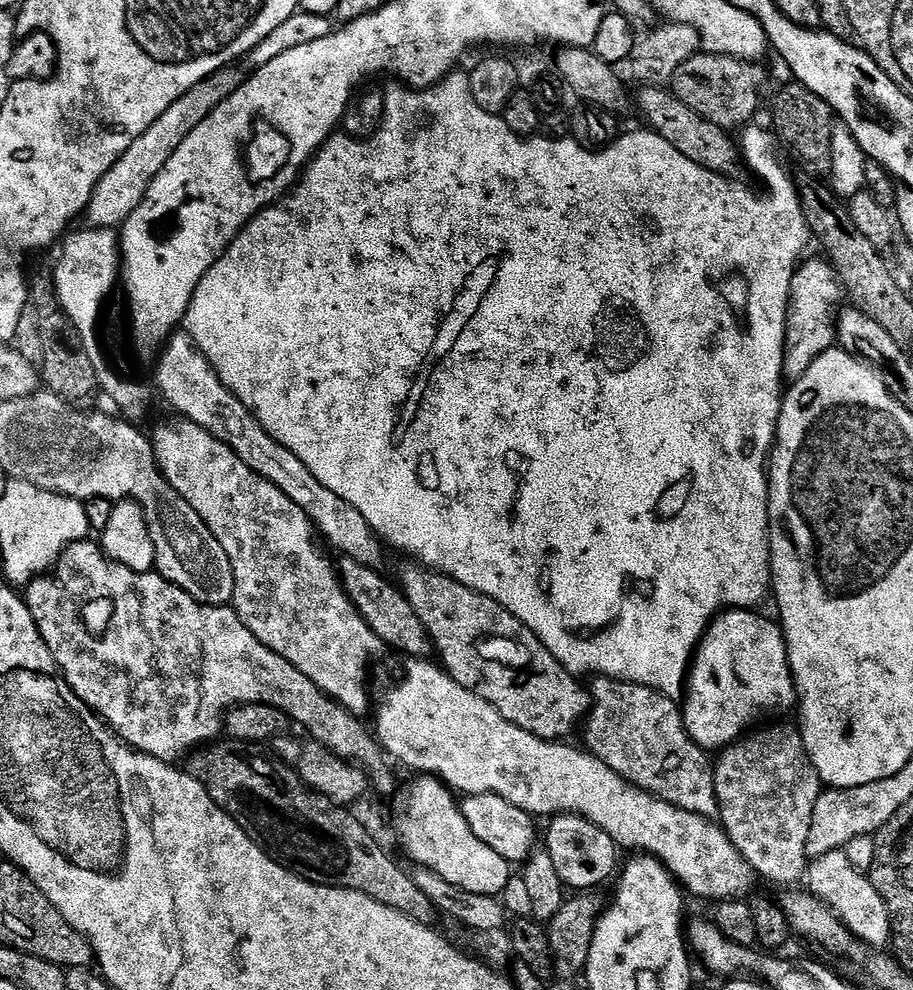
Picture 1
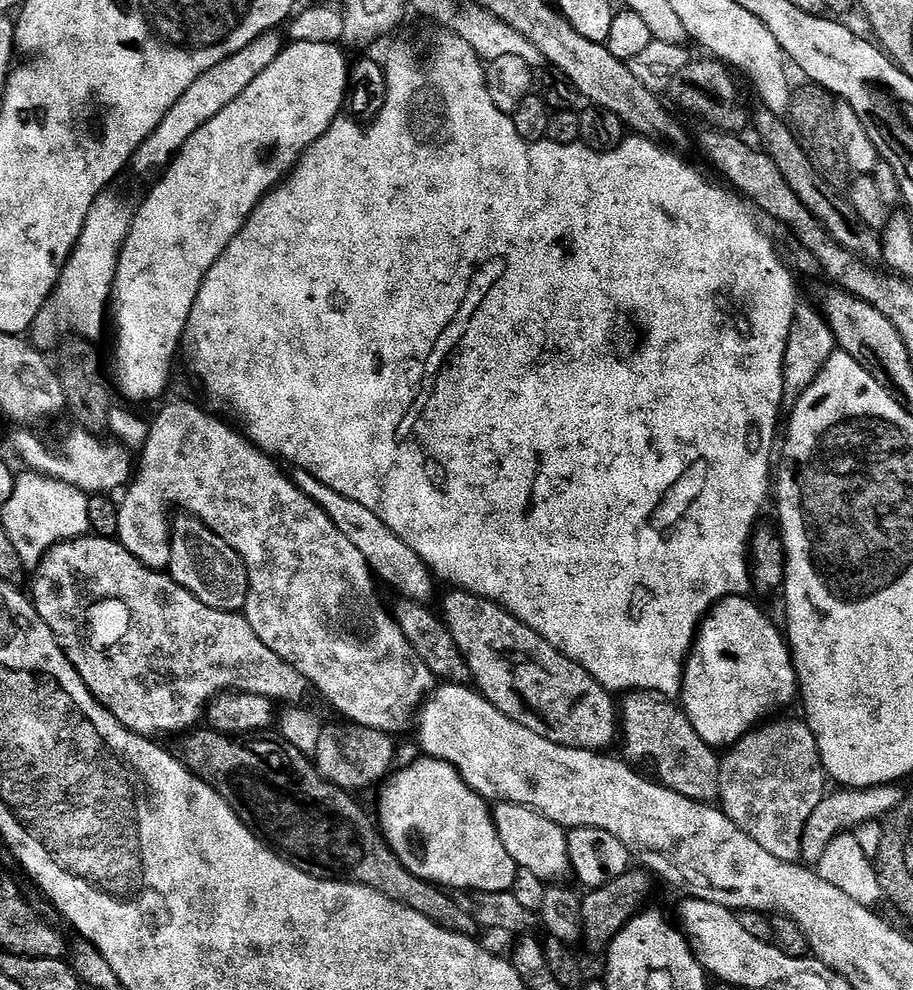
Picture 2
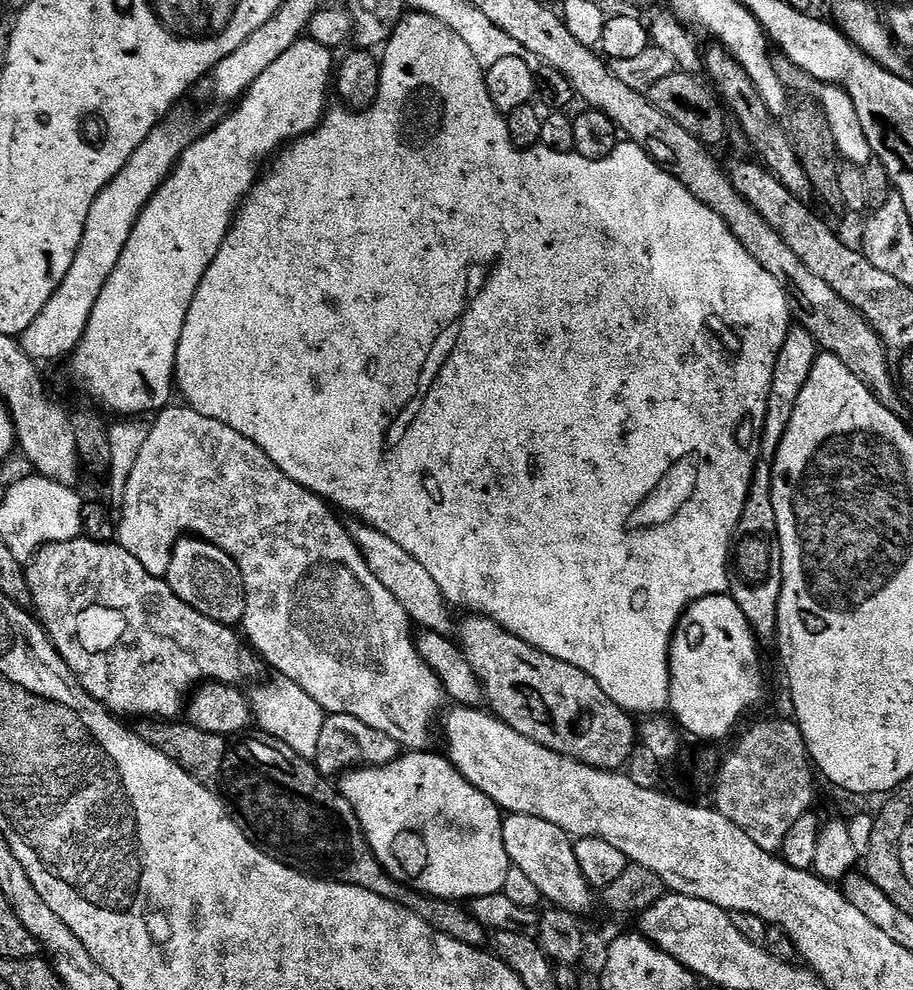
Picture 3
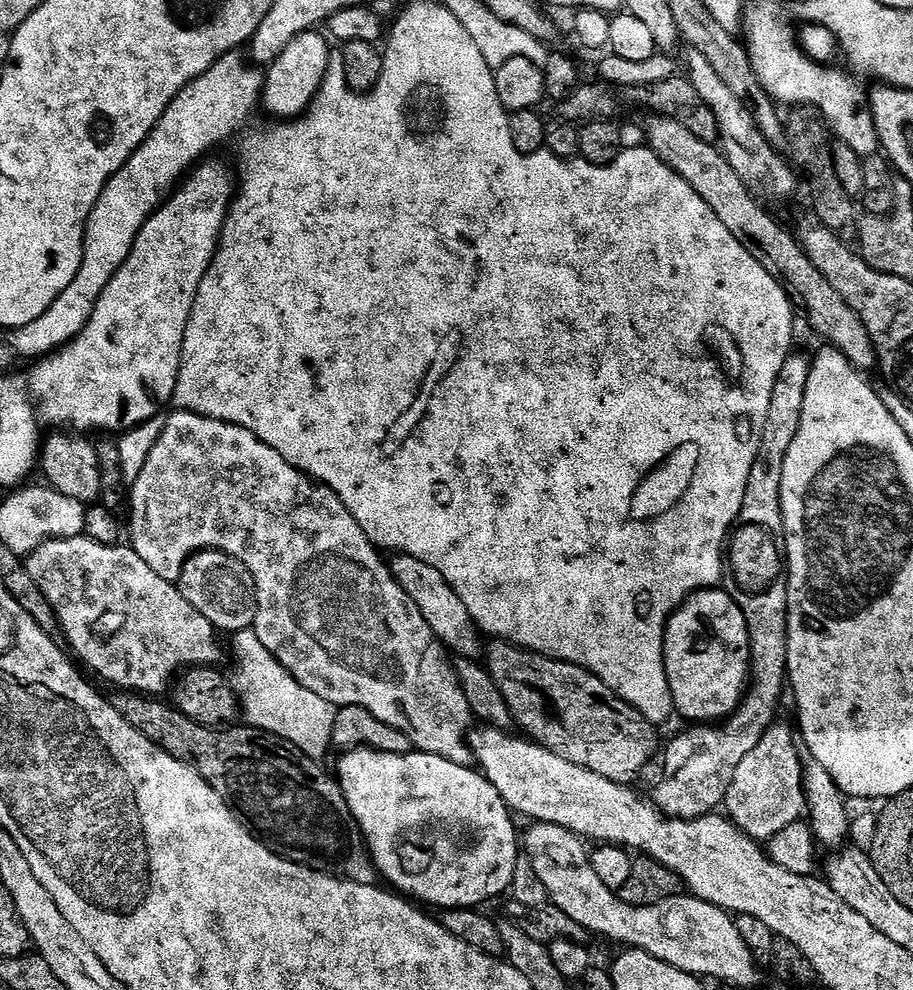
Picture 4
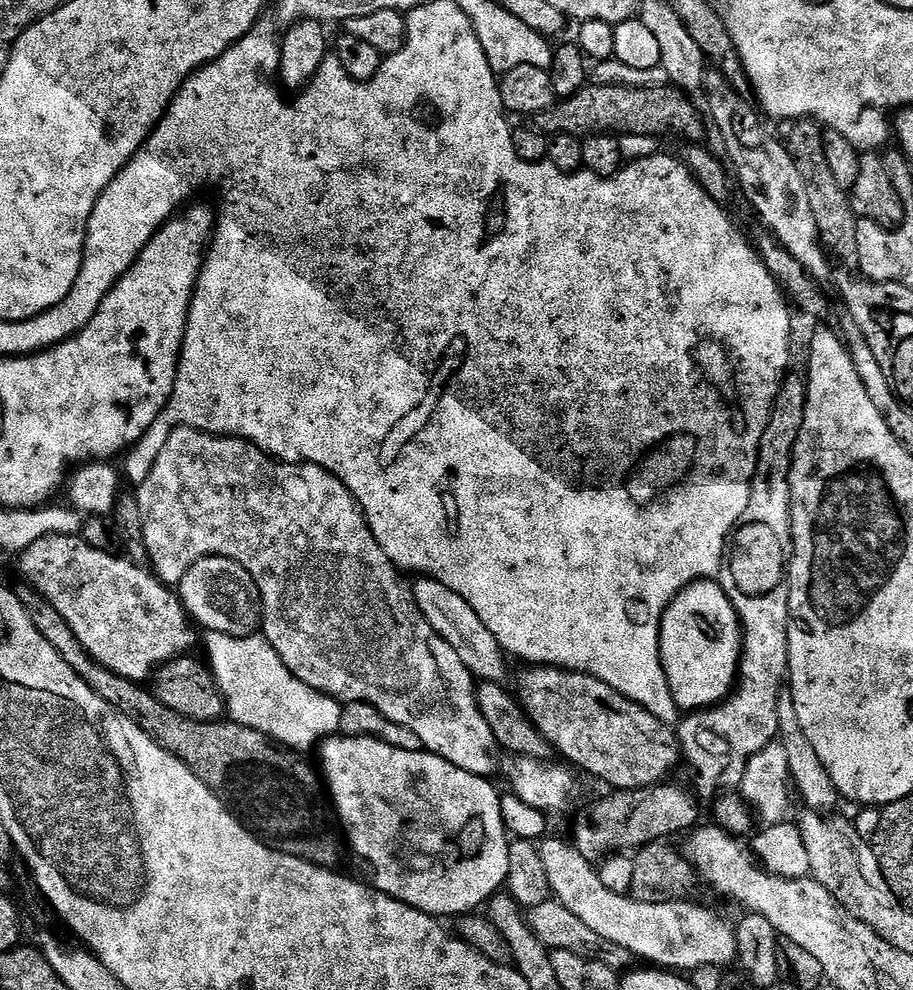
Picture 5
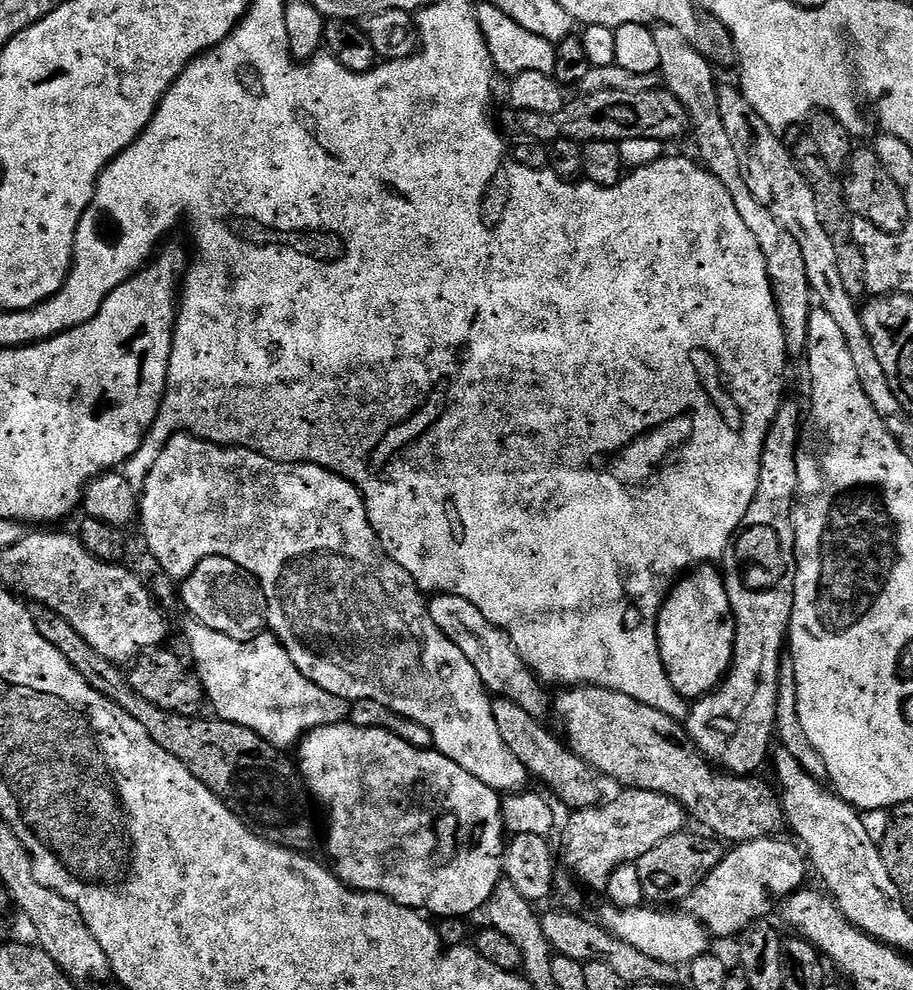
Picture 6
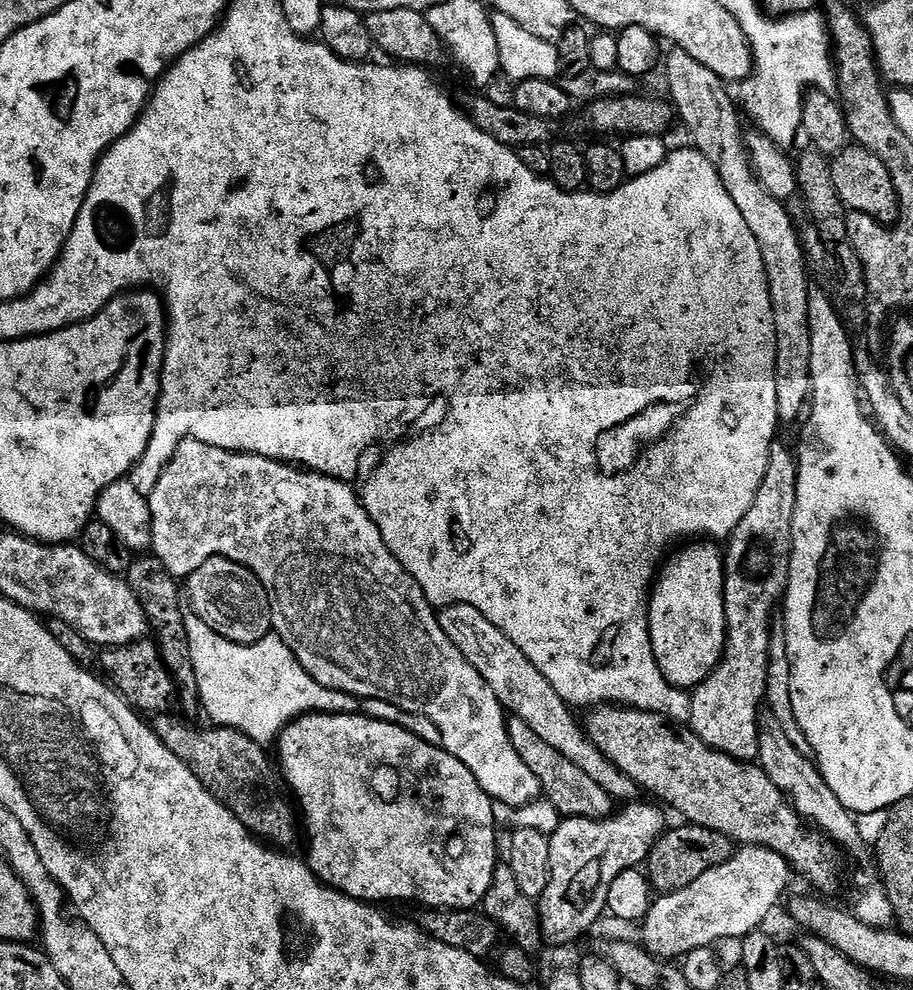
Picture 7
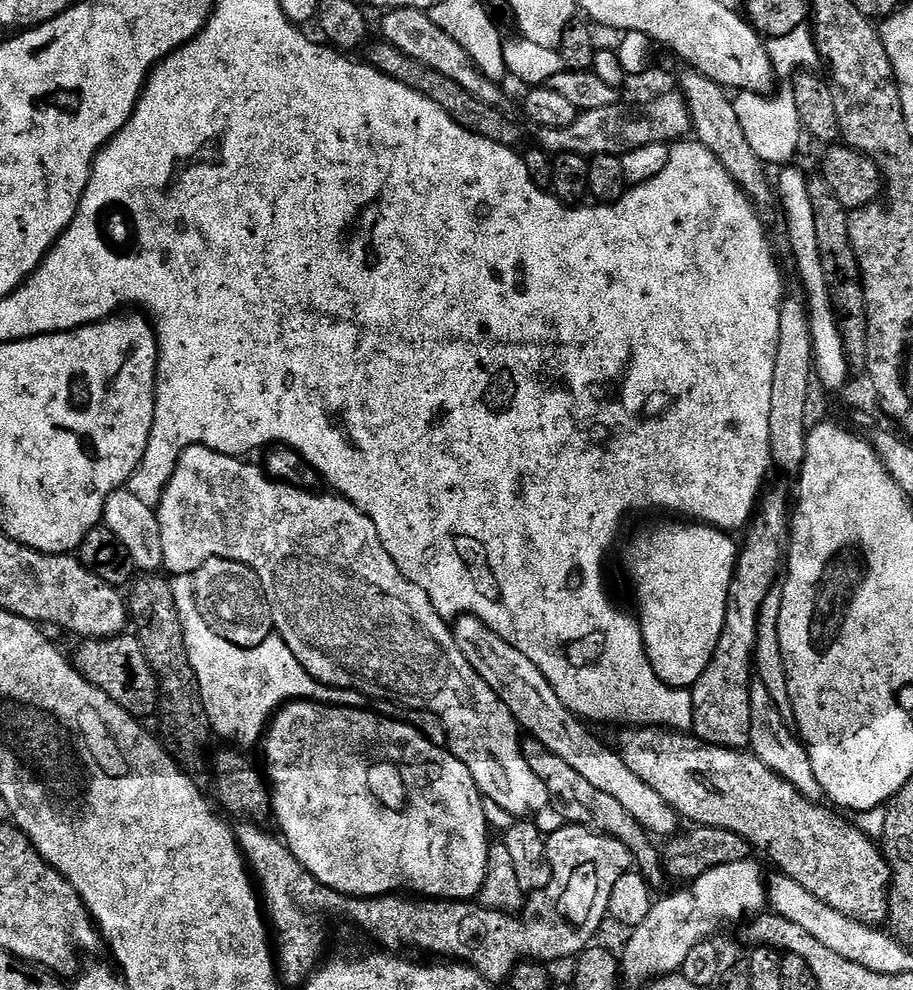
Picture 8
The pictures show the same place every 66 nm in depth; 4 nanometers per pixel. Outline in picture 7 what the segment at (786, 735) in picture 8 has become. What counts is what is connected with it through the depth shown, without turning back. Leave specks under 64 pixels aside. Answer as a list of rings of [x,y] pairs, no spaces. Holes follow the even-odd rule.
[[[767,710],[760,714],[760,741],[758,742],[758,765],[787,799],[800,819],[813,829],[819,830],[836,845],[837,849],[849,852],[856,860],[869,859],[870,848],[858,834],[856,816],[842,802],[838,802],[838,794],[826,786],[826,778],[822,778],[820,769],[809,757],[802,755],[790,743],[786,735],[779,729],[778,721]]]

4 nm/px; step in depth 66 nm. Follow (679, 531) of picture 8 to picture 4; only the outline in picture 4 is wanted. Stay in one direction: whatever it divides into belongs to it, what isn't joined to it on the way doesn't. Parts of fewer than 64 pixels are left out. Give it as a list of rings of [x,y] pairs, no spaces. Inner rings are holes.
[[[715,587],[705,588],[703,592],[693,592],[692,595],[673,612],[664,631],[664,669],[668,675],[668,685],[670,686],[670,694],[672,695],[672,707],[679,715],[681,712],[686,719],[692,720],[688,722],[723,722],[736,711],[736,707],[740,704],[740,701],[744,699],[744,693],[750,684],[752,649],[748,638],[746,618],[742,614],[740,607],[728,597],[727,591]]]

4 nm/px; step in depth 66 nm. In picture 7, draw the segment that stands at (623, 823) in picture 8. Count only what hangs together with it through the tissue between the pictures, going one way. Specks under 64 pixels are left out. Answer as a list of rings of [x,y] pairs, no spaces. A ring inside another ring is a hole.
[[[509,715],[506,725],[510,746],[514,748],[518,758],[522,758],[522,762],[526,762],[530,774],[534,774],[534,778],[538,778],[543,799],[548,799],[561,812],[559,814],[561,817],[573,820],[602,820],[613,815],[612,796],[606,794],[606,790],[602,790],[602,786],[598,786],[598,782],[594,782],[594,778],[588,777],[584,771],[578,770],[578,766],[574,766],[574,762],[562,758],[562,754],[558,754],[554,750],[554,746],[542,742],[542,738],[538,738],[538,734],[534,734],[534,730],[530,730],[530,726],[526,726],[526,722],[522,722],[522,718]]]

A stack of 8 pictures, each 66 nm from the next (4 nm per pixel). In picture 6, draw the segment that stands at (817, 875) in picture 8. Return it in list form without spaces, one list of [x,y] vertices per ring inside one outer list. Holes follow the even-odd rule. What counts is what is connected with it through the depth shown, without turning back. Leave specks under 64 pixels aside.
[[[580,685],[577,688],[563,689],[557,698],[553,699],[552,712],[557,720],[564,724],[564,738],[567,747],[576,756],[582,758],[594,769],[618,782],[619,787],[629,789],[644,789],[661,793],[676,800],[685,813],[702,824],[713,837],[728,844],[756,841],[758,838],[775,835],[782,824],[782,816],[771,792],[756,778],[734,776],[731,773],[714,769],[699,749],[691,742],[685,727],[661,711],[654,710],[645,704],[618,694],[617,691],[602,687]]]

